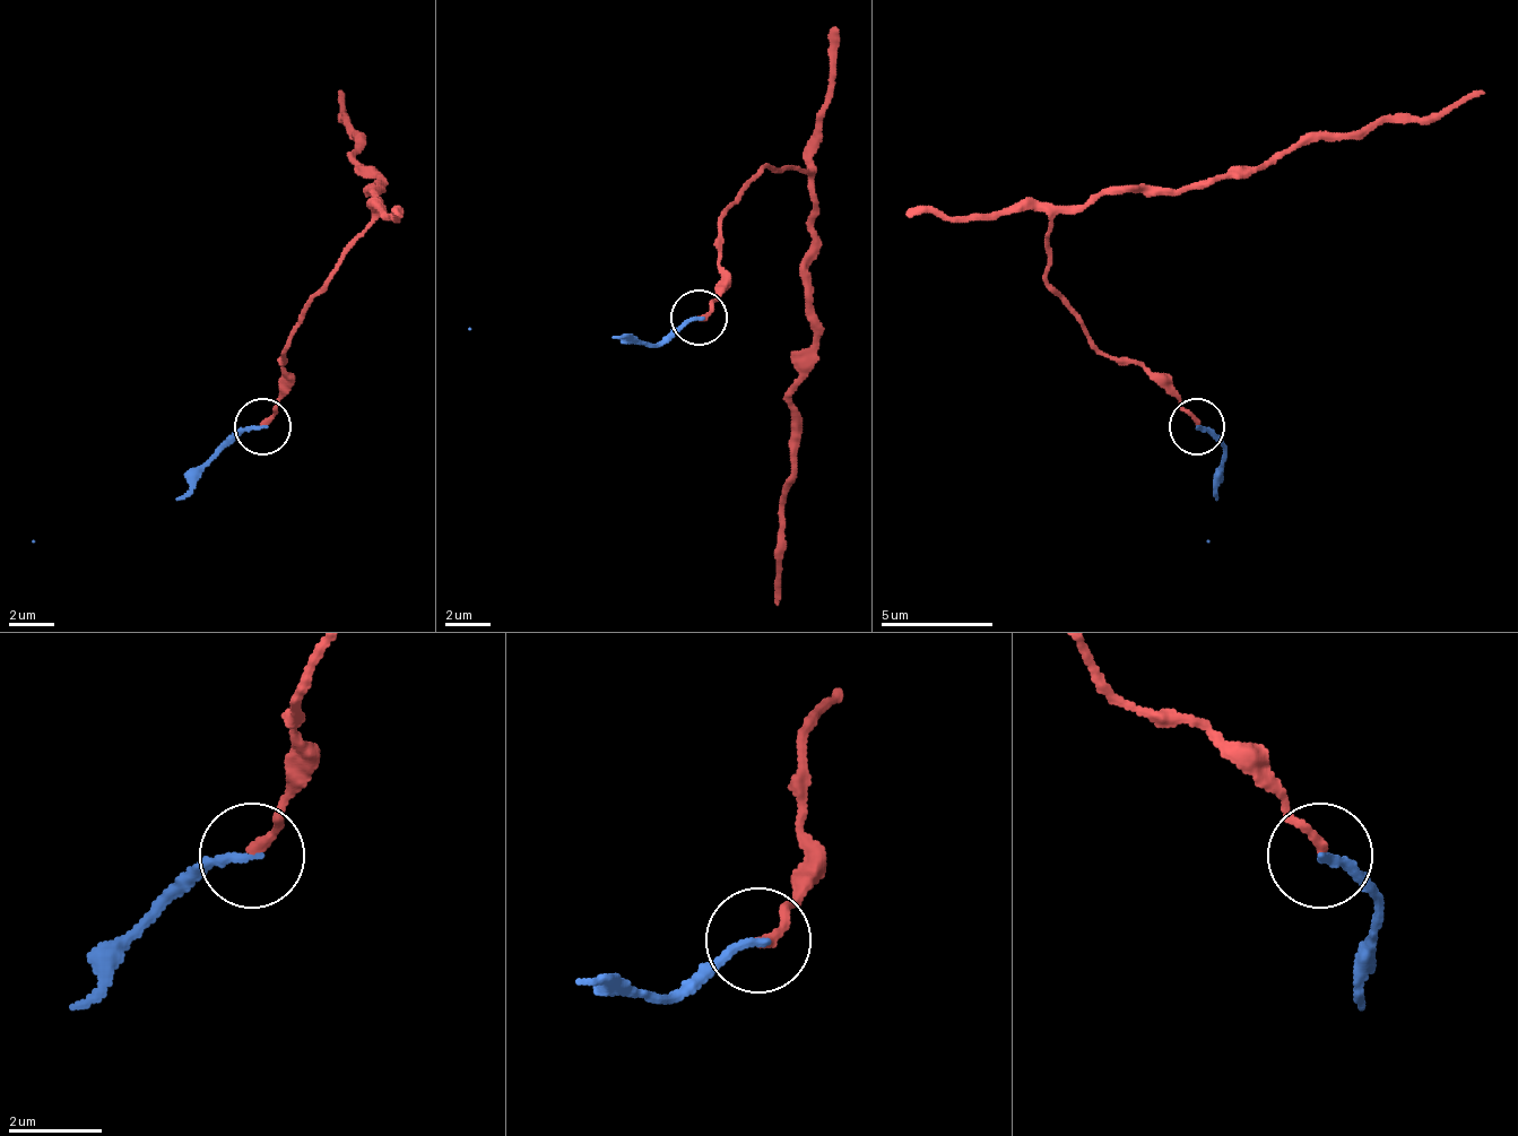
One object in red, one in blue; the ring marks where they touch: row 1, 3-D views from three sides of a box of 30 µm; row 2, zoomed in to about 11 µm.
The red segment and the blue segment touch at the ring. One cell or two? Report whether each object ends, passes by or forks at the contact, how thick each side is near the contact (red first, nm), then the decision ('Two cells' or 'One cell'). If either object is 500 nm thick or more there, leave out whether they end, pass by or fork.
At the ring red ends. At the ring blue ends. Thickness 200 nm (red) against 180 nm. One cell

